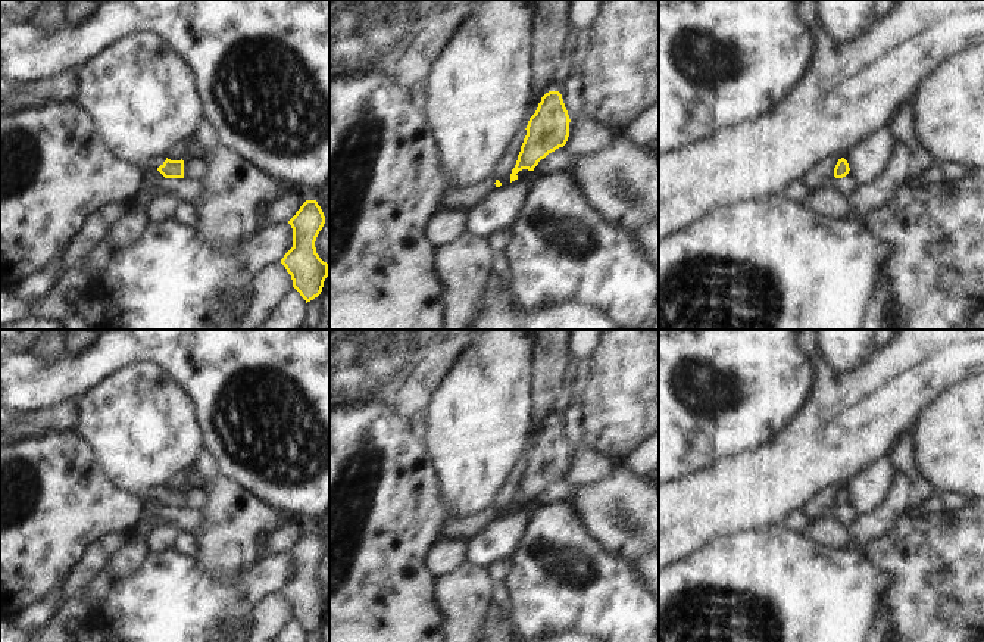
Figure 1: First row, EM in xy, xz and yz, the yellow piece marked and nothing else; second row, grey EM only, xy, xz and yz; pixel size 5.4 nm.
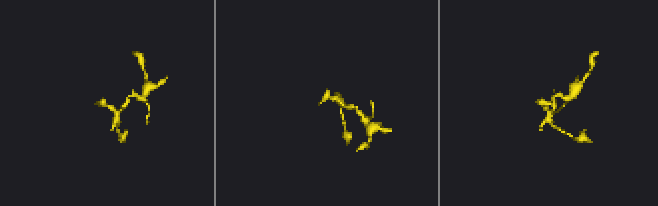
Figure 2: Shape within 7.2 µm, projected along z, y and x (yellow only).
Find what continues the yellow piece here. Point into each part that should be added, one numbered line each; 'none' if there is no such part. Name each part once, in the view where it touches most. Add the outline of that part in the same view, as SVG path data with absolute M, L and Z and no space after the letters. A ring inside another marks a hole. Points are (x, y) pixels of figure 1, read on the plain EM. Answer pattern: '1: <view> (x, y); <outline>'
1: xy (155, 492); M153 487L150 492L146 493L144 501L157 499L160 495L163 495L165 490L166 490L166 487Z

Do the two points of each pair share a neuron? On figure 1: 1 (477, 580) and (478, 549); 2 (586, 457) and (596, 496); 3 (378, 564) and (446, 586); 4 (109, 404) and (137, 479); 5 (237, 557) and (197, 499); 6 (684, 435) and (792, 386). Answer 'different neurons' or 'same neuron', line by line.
1: different neurons
2: different neurons
3: different neurons
4: same neuron
5: different neurons
6: same neuron

